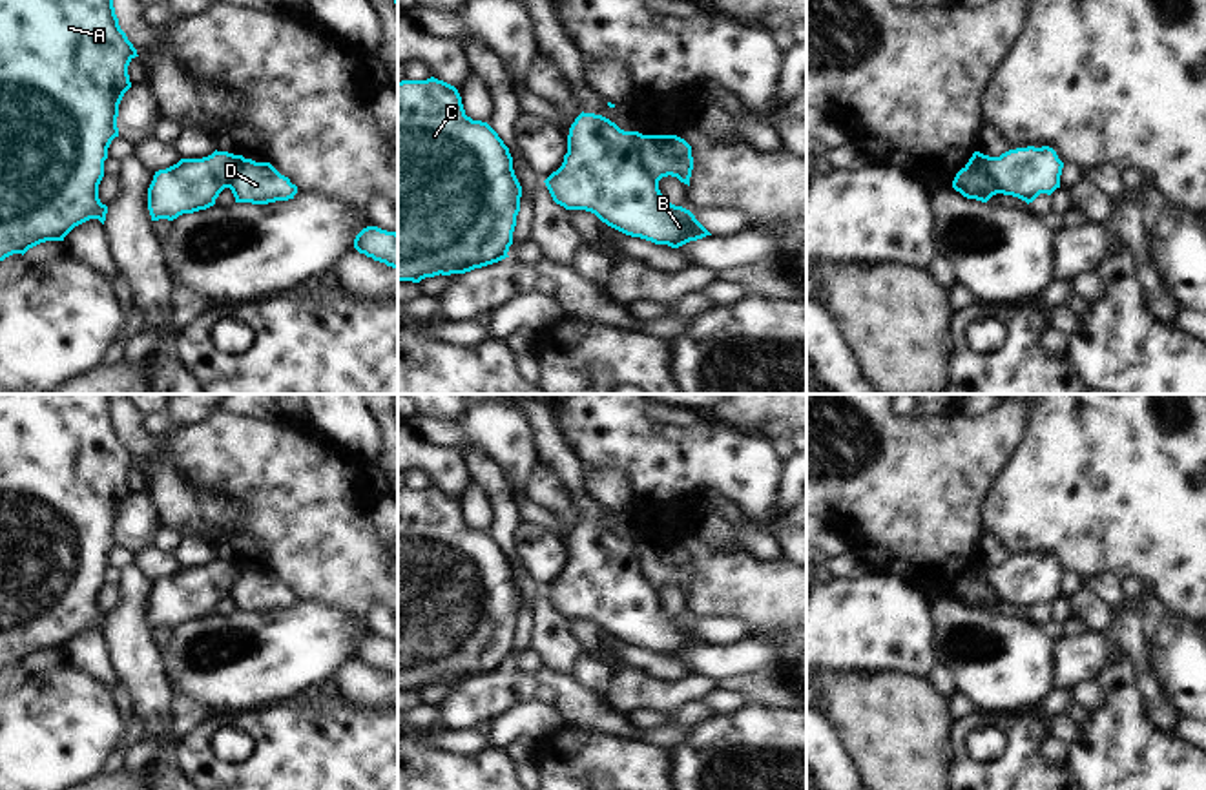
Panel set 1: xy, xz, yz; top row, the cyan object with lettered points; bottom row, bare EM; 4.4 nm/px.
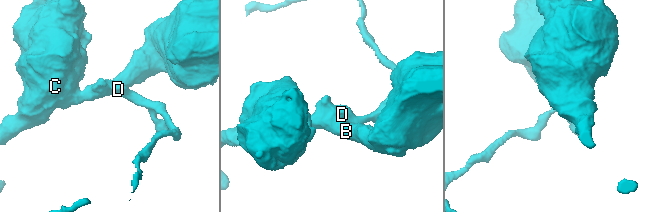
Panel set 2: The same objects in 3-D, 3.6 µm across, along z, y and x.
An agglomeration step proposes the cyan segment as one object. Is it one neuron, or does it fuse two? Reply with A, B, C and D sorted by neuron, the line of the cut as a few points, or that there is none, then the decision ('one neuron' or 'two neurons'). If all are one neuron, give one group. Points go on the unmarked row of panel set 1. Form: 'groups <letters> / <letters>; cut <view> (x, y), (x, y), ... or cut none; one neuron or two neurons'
groups A B C / D; cut xz (639, 542), (641, 570), (657, 590); two neurons

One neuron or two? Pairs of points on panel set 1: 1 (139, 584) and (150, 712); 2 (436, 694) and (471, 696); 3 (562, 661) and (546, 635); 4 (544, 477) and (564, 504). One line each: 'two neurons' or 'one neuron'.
1: one neuron
2: two neurons
3: one neuron
4: one neuron

